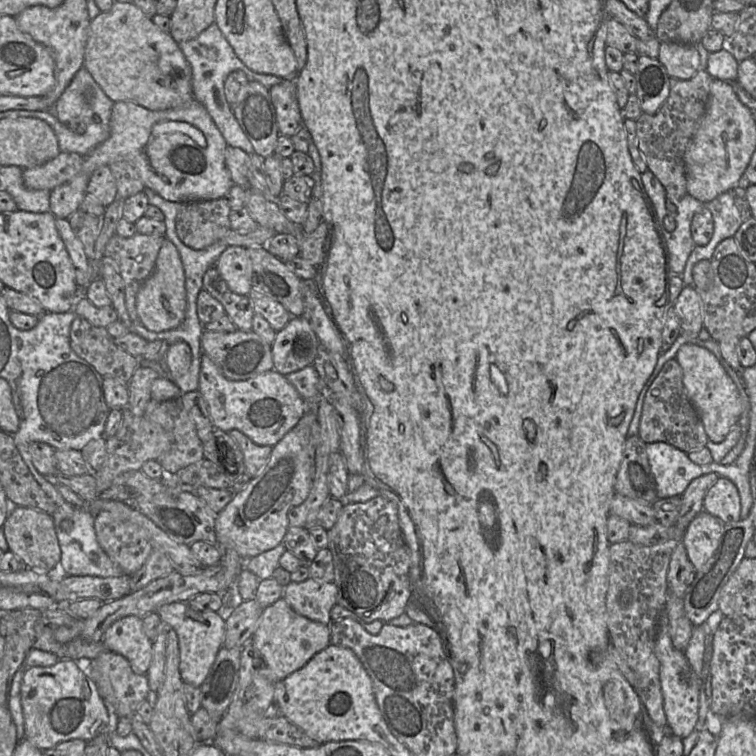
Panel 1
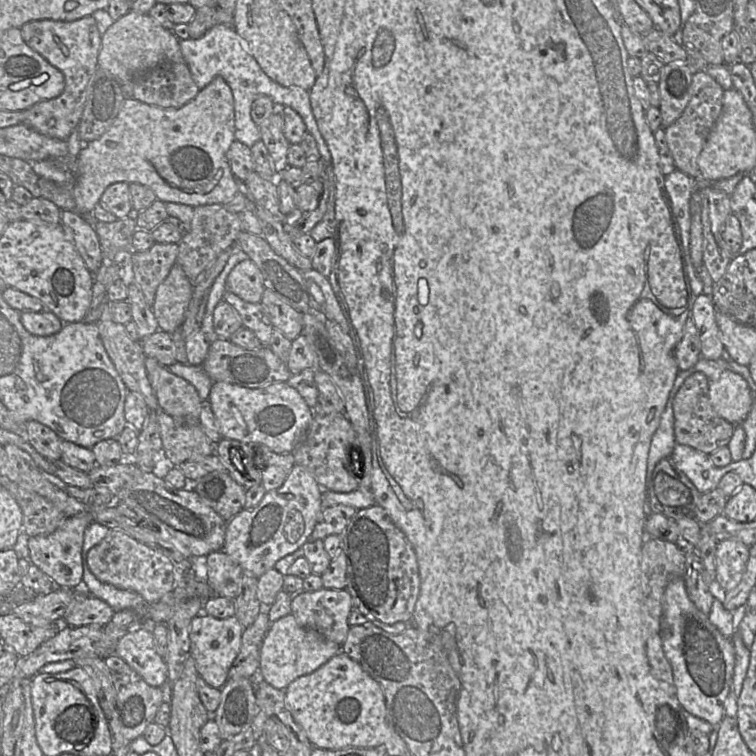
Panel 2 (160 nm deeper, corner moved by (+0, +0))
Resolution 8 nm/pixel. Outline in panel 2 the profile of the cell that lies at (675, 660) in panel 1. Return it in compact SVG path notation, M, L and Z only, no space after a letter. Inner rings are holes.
M683 577L673 579L663 597L661 625L662 646L668 659L676 688L676 696L685 712L717 726L724 718L724 702L730 691L736 655L731 638L724 636L689 598Z

